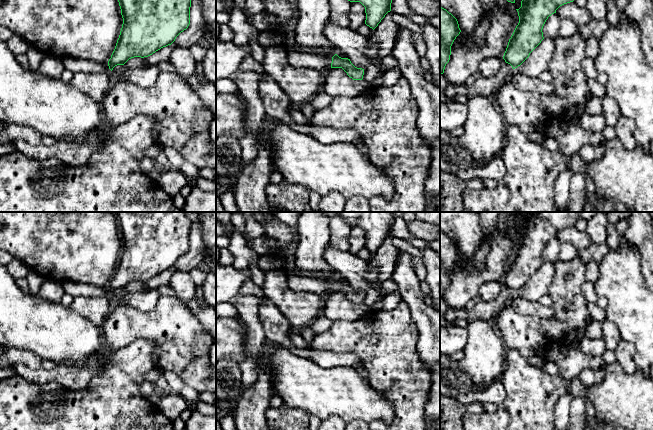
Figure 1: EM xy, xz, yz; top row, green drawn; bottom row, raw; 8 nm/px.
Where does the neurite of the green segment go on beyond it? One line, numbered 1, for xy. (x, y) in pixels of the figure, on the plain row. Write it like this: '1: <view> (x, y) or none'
1: none

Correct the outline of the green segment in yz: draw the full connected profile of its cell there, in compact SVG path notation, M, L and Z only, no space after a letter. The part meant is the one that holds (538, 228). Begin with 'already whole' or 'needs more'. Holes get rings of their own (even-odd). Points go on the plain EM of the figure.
already whole; M502 212L501 219L515 227L517 215L523 217L521 231L516 233L519 247L503 280L513 293L520 290L544 263L542 253L548 241L579 219L578 212Z

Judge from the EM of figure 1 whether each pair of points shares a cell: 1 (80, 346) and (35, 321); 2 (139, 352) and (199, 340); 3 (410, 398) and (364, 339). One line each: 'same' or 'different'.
1: same
2: different
3: same

